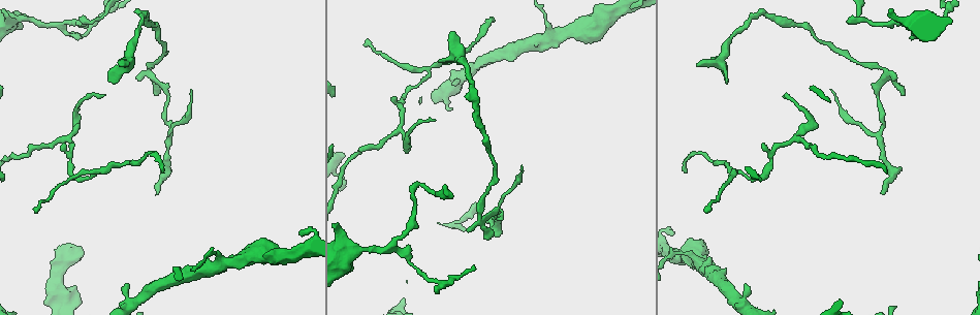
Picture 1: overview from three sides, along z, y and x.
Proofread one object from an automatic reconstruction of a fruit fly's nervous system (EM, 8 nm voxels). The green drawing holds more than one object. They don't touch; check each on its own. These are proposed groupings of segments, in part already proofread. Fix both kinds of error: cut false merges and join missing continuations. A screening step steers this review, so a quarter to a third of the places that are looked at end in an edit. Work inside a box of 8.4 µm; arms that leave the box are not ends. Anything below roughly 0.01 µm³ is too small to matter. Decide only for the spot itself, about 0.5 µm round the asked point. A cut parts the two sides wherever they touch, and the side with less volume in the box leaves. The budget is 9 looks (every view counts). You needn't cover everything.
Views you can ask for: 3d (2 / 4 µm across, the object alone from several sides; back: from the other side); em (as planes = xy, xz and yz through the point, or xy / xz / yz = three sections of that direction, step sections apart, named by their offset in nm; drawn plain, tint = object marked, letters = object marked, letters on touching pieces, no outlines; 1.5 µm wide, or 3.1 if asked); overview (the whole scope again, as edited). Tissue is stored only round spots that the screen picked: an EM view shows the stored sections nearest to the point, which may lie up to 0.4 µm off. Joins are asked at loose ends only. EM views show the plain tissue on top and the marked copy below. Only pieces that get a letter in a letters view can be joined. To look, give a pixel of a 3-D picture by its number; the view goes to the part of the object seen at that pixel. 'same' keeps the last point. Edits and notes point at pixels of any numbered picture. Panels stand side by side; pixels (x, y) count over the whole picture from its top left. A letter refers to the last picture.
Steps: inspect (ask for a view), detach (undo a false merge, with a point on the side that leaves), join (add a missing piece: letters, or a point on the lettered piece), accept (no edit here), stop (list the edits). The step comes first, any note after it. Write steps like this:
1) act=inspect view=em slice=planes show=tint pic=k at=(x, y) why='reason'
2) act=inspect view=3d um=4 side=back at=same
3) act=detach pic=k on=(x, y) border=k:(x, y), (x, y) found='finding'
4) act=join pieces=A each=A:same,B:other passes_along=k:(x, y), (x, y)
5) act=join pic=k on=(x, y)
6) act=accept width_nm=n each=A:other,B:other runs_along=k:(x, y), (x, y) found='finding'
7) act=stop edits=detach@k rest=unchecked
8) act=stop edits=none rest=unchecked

act=inspect view=3d um=4 pic=1 at=(794, 138) why='a fork'

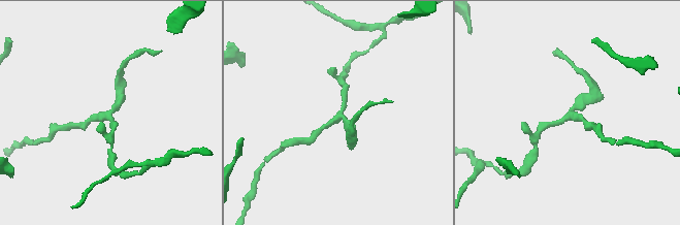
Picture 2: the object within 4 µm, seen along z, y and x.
act=inspect view=em slice=planes show=letters pic=2 at=(109, 115) why='need the tissue'

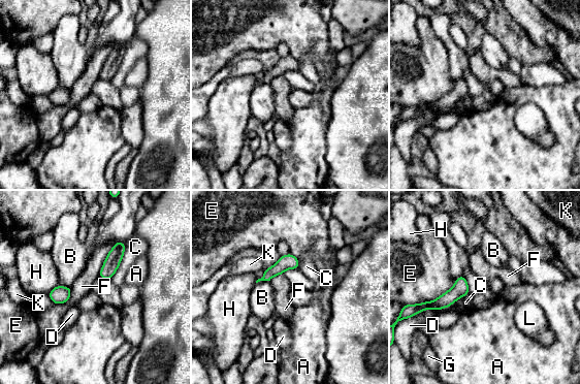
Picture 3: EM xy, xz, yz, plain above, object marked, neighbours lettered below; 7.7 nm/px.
act=accept each=A:other,B:other,C:other,D:other,E:other,F:other,G:other,H:other,K:other,L:other found='continuous, no second cell'

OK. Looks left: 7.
act=inspect view=em slice=planes show=letters pic=1 at=(481, 218) why='branch point'

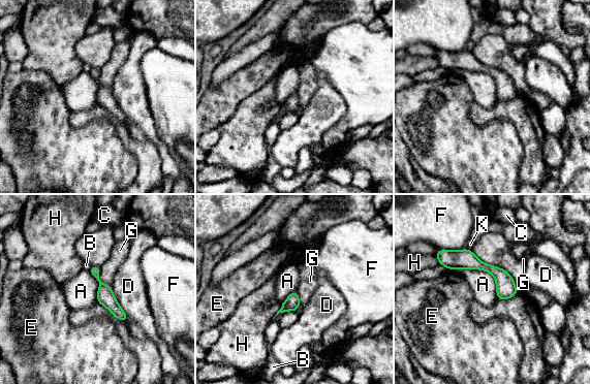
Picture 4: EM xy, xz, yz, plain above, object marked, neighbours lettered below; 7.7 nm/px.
act=accept each=A:other,B:other,C:other,D:other,E:other,F:other,G:other,H:other,K:other border=4:(459, 269), (487, 270), (498, 299) found='one cell here'

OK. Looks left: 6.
act=inspect view=em slice=planes show=letters pic=1 at=(55, 25)

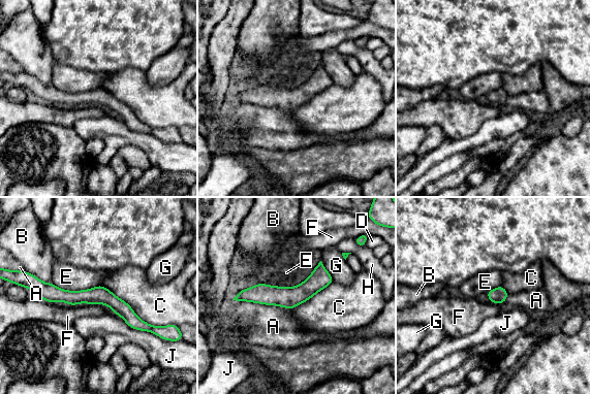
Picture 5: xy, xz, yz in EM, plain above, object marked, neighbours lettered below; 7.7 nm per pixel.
act=accept longest_contact=C:600nm each=A:other,B:other,C:other,D:other,E:other,F:other,G:other,H:other,J:other border=5:(102, 285), (142, 320), (163, 326) found='one cell here'

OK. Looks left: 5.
act=inspect view=3d um=4 pic=1 at=(450, 33) why='branch stops here'

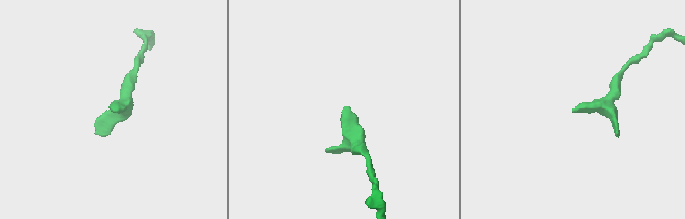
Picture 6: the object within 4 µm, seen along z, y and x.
act=inspect view=em slice=planes show=letters pic=6 at=(344, 108)

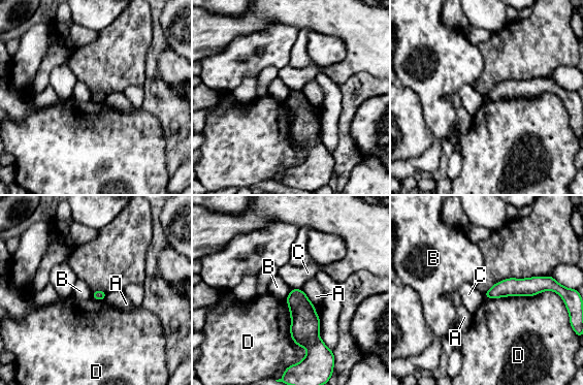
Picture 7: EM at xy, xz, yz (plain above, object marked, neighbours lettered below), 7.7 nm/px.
act=accept each=A:other,B:other,C:other,D:other found='none of them fits'

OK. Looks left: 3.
act=stop edits=none rest=unchecked

